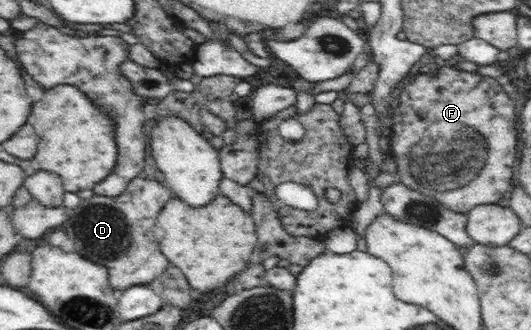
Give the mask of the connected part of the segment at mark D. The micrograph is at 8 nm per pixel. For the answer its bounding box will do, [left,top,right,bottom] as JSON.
[63,174,173,292]

